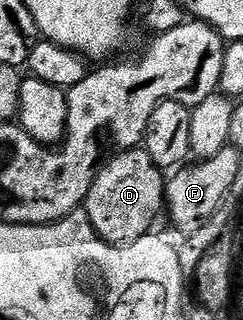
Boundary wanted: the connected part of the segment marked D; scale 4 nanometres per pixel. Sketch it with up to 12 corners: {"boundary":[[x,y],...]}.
{"boundary":[[143,147],[98,169],[84,210],[109,245],[146,236],[166,178]]}

